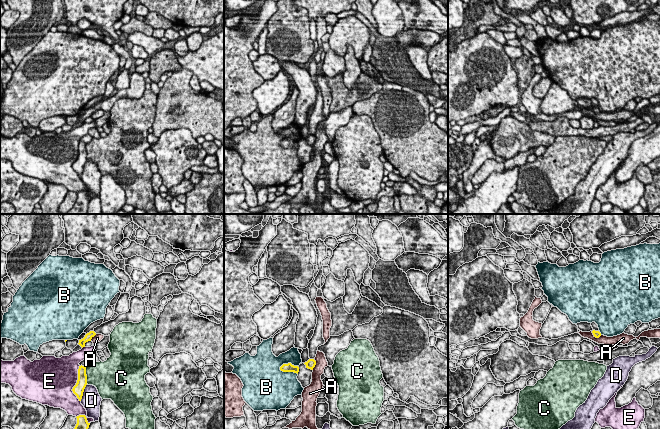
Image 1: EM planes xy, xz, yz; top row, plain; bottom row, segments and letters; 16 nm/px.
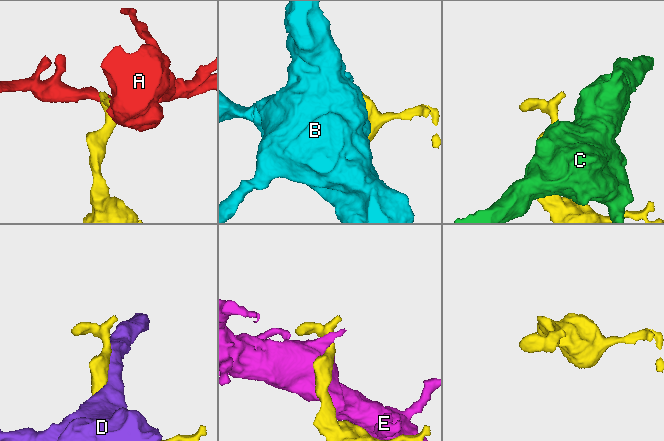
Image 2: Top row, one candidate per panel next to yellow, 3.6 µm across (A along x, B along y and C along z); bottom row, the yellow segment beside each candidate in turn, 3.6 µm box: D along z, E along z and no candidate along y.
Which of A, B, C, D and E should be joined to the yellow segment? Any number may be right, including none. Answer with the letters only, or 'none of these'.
none of these

